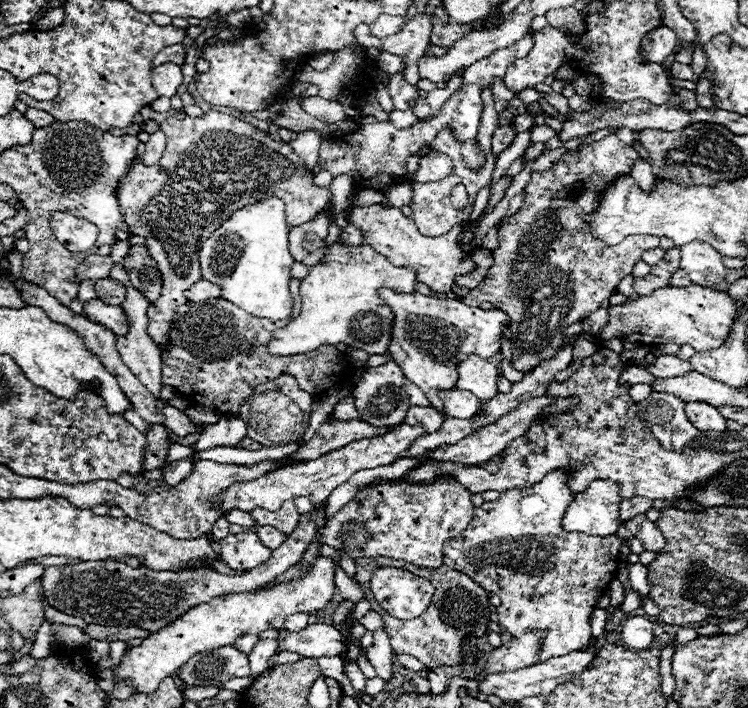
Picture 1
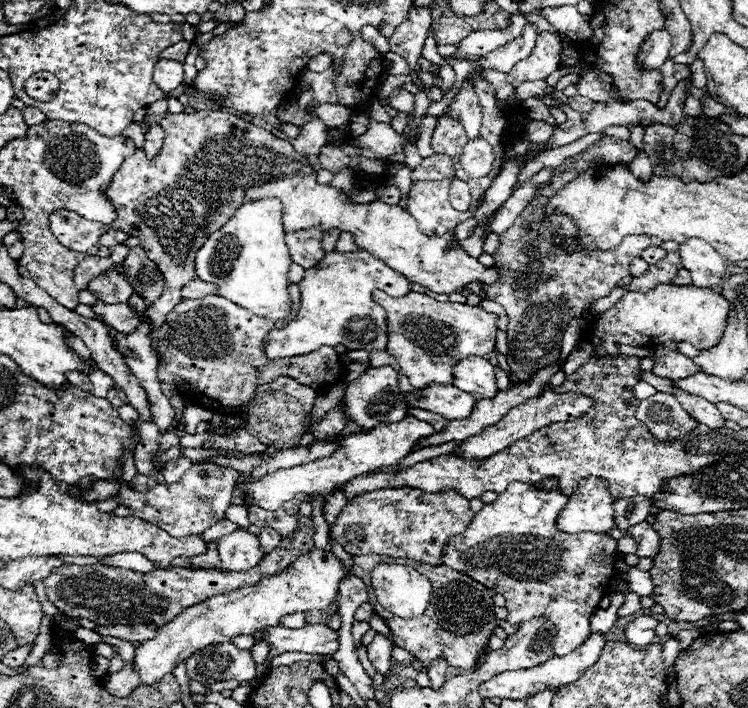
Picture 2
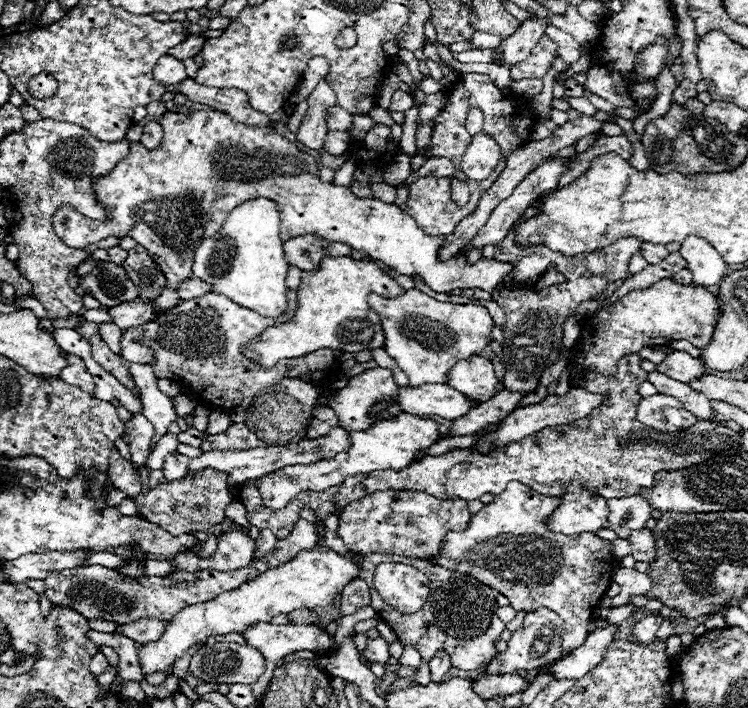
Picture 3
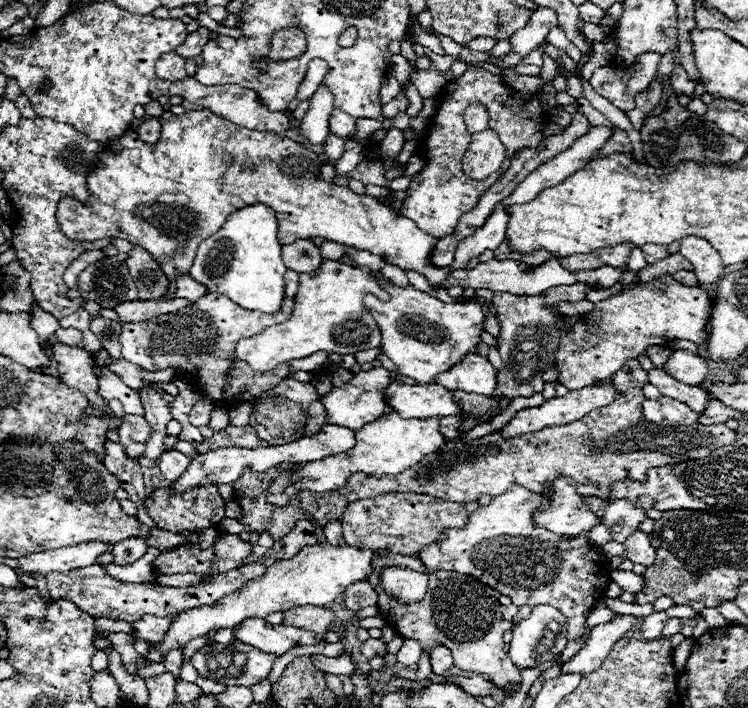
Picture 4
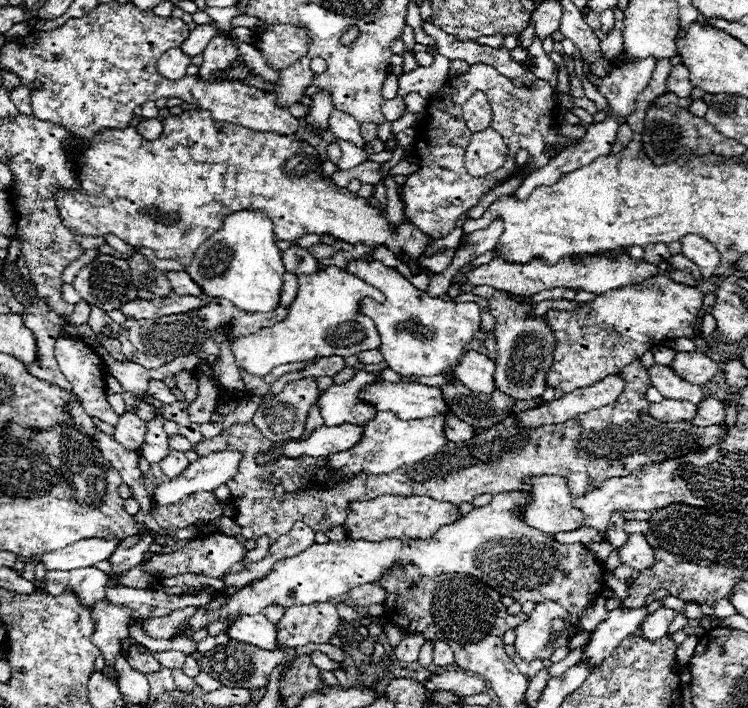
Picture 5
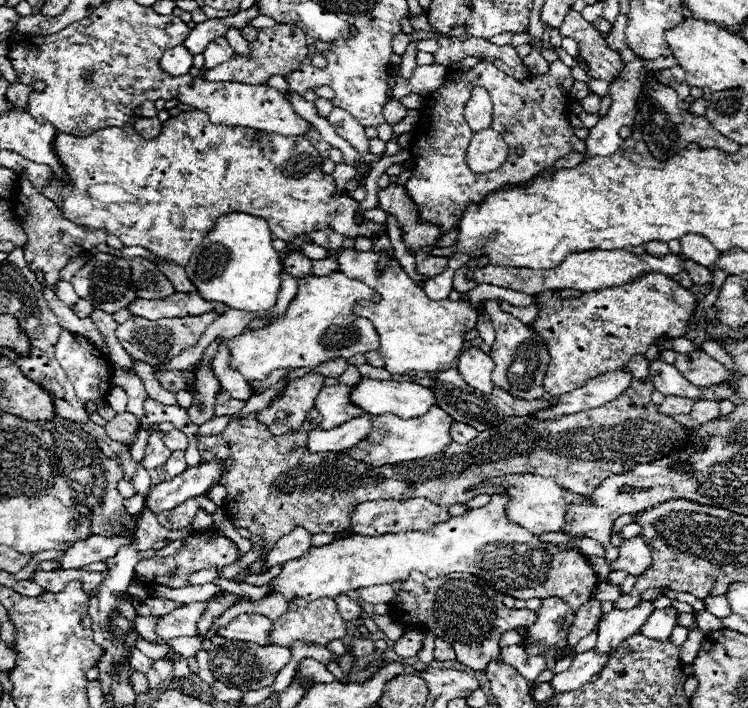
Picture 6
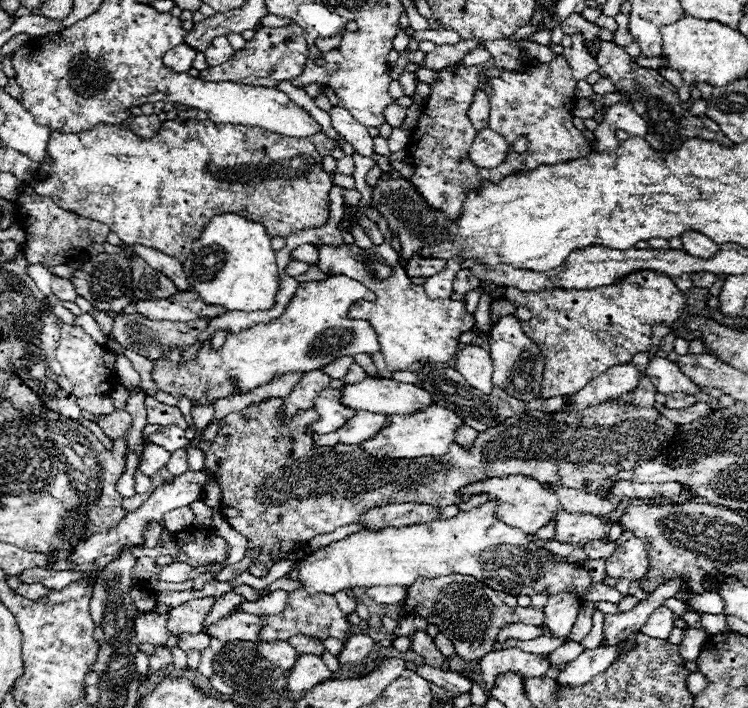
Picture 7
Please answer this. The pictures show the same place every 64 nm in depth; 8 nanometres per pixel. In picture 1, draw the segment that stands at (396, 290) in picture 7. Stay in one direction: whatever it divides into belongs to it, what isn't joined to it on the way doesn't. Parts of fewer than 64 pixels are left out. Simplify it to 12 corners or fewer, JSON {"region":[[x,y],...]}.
{"region":[[382,288],[388,354],[446,416],[464,354],[500,354],[498,308]]}

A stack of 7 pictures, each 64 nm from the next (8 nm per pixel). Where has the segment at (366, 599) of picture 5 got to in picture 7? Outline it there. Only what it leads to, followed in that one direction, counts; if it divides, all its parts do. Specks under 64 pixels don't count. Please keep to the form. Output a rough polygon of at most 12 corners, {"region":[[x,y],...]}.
{"region":[[372,586],[366,594],[378,604],[404,598],[402,586]]}

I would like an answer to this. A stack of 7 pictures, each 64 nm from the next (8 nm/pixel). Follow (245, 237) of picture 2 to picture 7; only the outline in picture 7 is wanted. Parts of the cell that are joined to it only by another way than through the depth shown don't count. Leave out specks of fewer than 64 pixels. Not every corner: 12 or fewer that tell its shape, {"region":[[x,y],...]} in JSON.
{"region":[[214,216],[182,264],[206,304],[270,310],[280,288],[260,222]]}

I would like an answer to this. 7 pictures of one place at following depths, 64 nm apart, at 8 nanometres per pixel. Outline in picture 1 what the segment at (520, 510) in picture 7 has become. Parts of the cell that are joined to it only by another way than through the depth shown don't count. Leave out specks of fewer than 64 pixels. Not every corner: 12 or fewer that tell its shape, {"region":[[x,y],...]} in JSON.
{"region":[[594,480],[562,520],[568,532],[612,536],[620,486]]}

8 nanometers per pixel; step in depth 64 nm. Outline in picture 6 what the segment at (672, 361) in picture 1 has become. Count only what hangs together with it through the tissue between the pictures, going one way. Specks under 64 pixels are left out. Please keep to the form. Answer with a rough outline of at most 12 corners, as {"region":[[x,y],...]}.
{"region":[[702,350],[678,354],[674,366],[700,388],[730,380]]}

